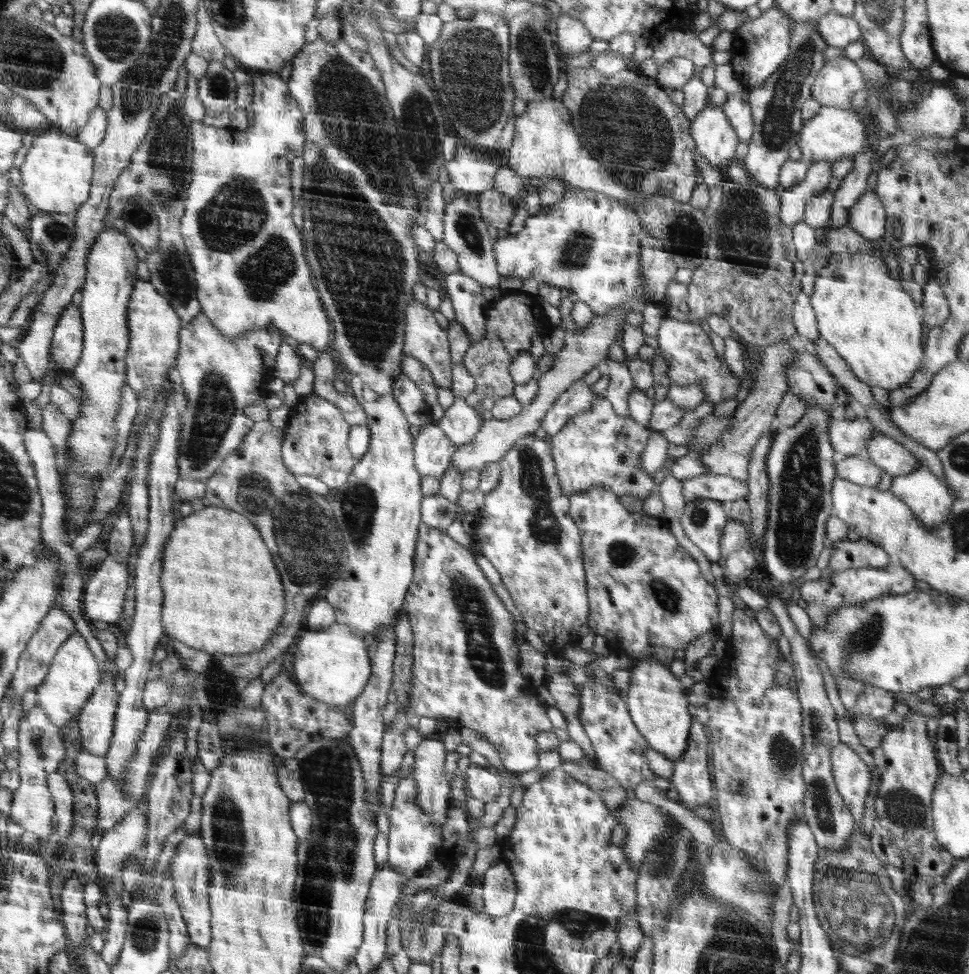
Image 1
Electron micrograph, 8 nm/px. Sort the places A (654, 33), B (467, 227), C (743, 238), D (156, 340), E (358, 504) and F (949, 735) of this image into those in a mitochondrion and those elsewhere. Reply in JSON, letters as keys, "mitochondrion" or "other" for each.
{"A":"other","B":"mitochondrion","C":"mitochondrion","D":"other","E":"mitochondrion","F":"other"}

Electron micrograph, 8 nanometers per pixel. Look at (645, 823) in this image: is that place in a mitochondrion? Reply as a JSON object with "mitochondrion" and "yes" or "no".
{"mitochondrion":"yes"}

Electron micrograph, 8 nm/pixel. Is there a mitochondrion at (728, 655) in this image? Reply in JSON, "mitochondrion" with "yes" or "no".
{"mitochondrion":"no"}

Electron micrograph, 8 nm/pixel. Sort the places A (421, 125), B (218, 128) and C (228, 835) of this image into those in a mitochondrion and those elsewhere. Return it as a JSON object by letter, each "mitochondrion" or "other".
{"A":"mitochondrion","B":"other","C":"mitochondrion"}

